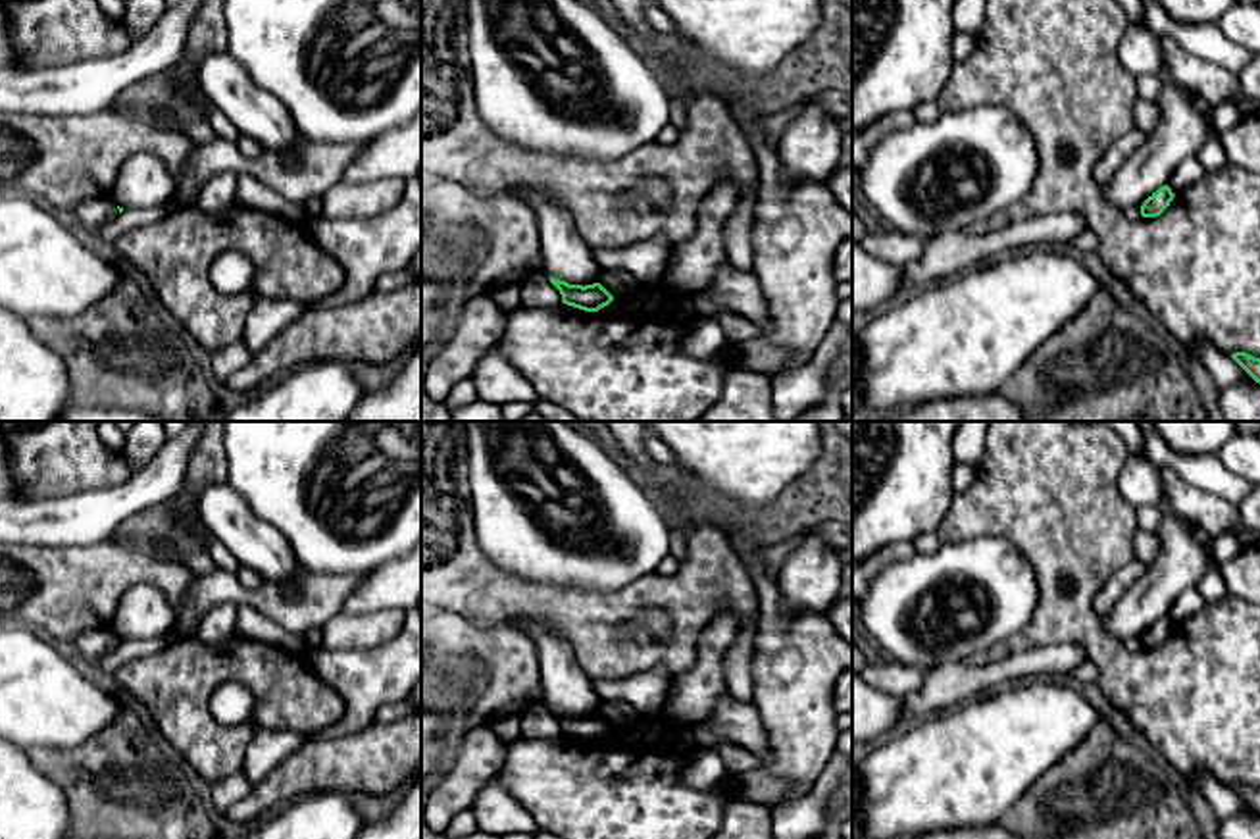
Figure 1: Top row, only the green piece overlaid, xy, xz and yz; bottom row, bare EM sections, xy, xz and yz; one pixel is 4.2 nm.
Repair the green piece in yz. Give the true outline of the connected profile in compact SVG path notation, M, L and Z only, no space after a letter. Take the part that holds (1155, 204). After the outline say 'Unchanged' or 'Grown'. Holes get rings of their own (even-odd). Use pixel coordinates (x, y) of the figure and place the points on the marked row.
M1168 185L1160 187L1156 192L1152 192L1141 206L1143 217L1156 217L1160 216L1170 202L1173 200L1173 192Z. Unchanged

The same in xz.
M548 277L550 283L560 291L562 302L585 312L598 312L600 308L608 306L614 296L600 285L569 285L566 281Z. Unchanged

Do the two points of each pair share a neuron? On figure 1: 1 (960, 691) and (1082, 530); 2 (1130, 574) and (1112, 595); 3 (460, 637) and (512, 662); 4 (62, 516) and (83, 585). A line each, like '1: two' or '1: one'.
1: two
2: one
3: one
4: two

